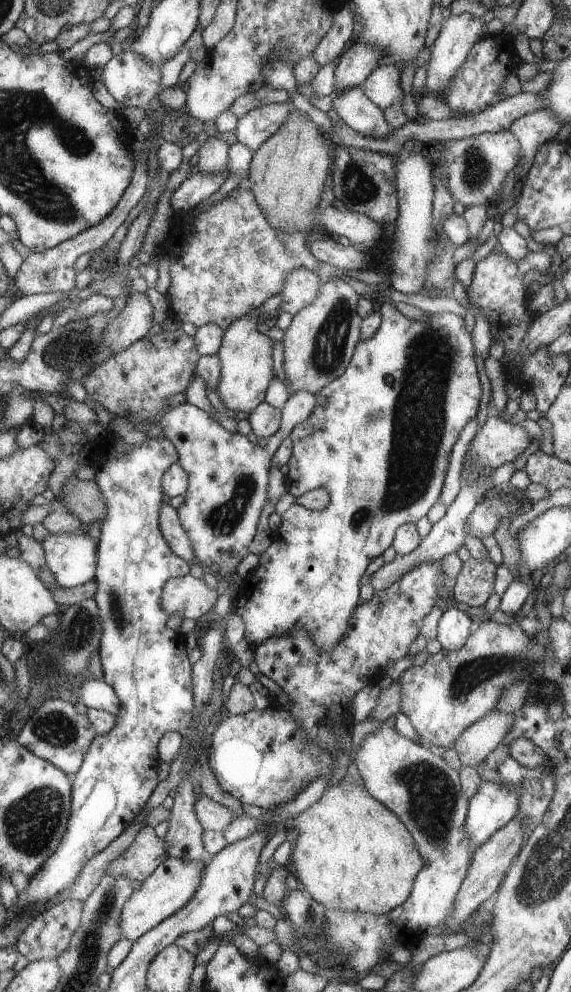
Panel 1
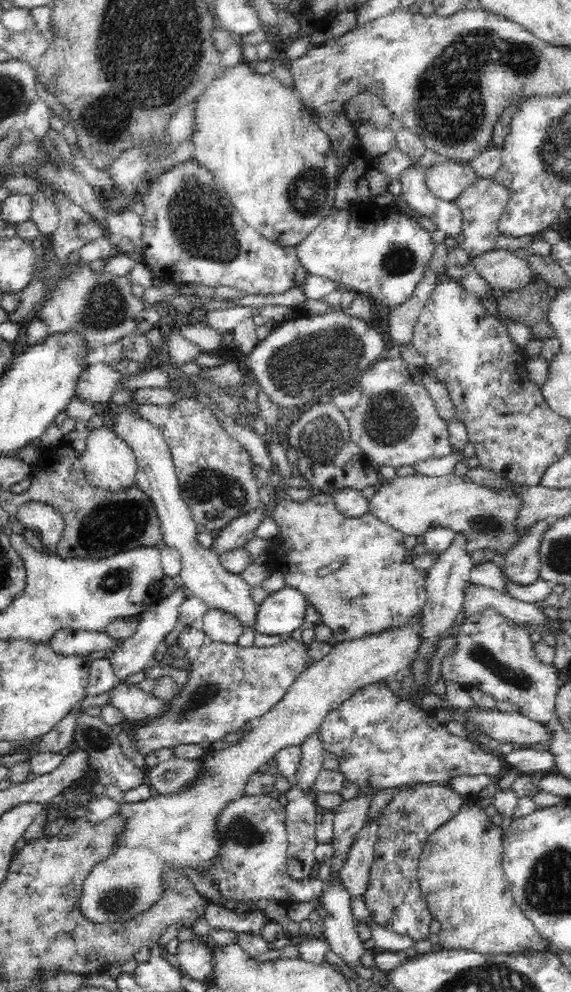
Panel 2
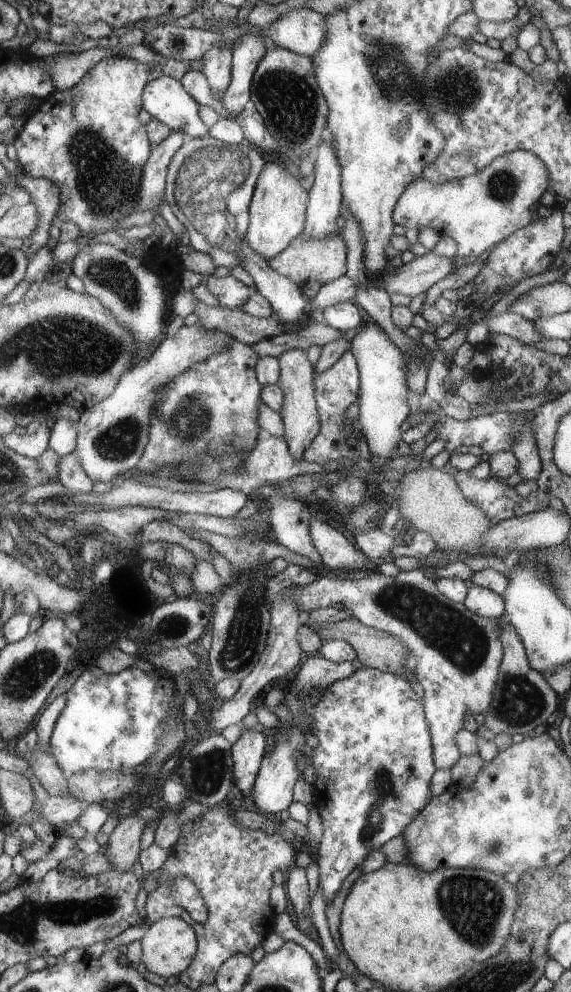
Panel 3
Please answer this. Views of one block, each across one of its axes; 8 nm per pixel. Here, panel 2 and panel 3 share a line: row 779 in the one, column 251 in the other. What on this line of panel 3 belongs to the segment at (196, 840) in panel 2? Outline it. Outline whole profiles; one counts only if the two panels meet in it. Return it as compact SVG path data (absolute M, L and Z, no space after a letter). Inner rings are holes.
M275 160L266 162L259 173L249 206L246 242L252 250L256 250L269 261L280 255L304 231L308 192Z

